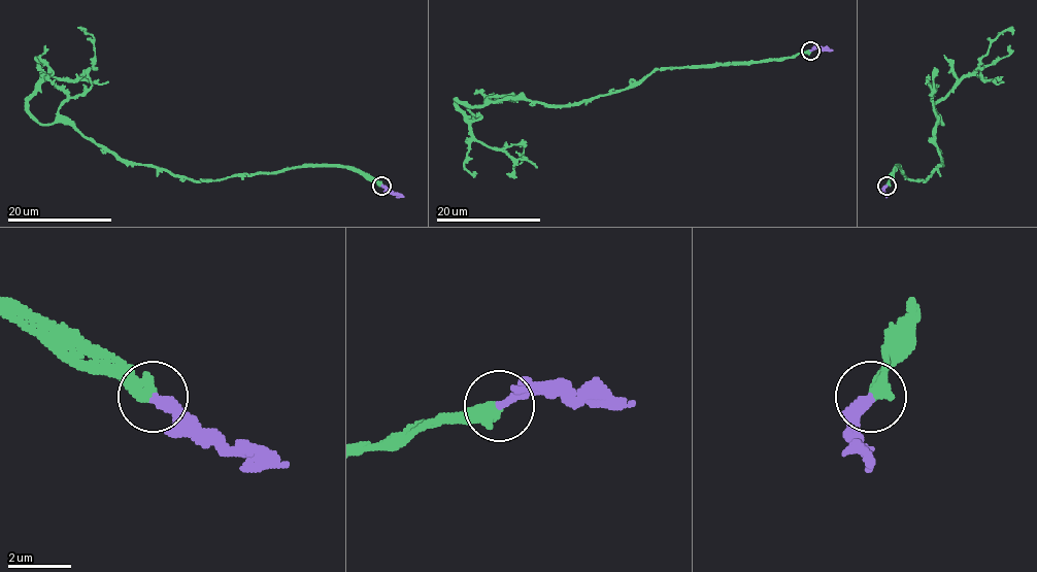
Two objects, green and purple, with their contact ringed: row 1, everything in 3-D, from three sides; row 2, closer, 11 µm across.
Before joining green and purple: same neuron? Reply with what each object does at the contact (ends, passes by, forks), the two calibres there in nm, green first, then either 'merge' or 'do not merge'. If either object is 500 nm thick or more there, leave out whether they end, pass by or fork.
green ends | purple ends | 440/320 nm | merge

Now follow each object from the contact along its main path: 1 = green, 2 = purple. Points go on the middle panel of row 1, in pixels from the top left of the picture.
1: (810, 51), (660, 68), (576, 104), (457, 98), (473, 136), (491, 147), (522, 144), (506, 174)
2: (810, 51), (823, 48), (833, 51)

